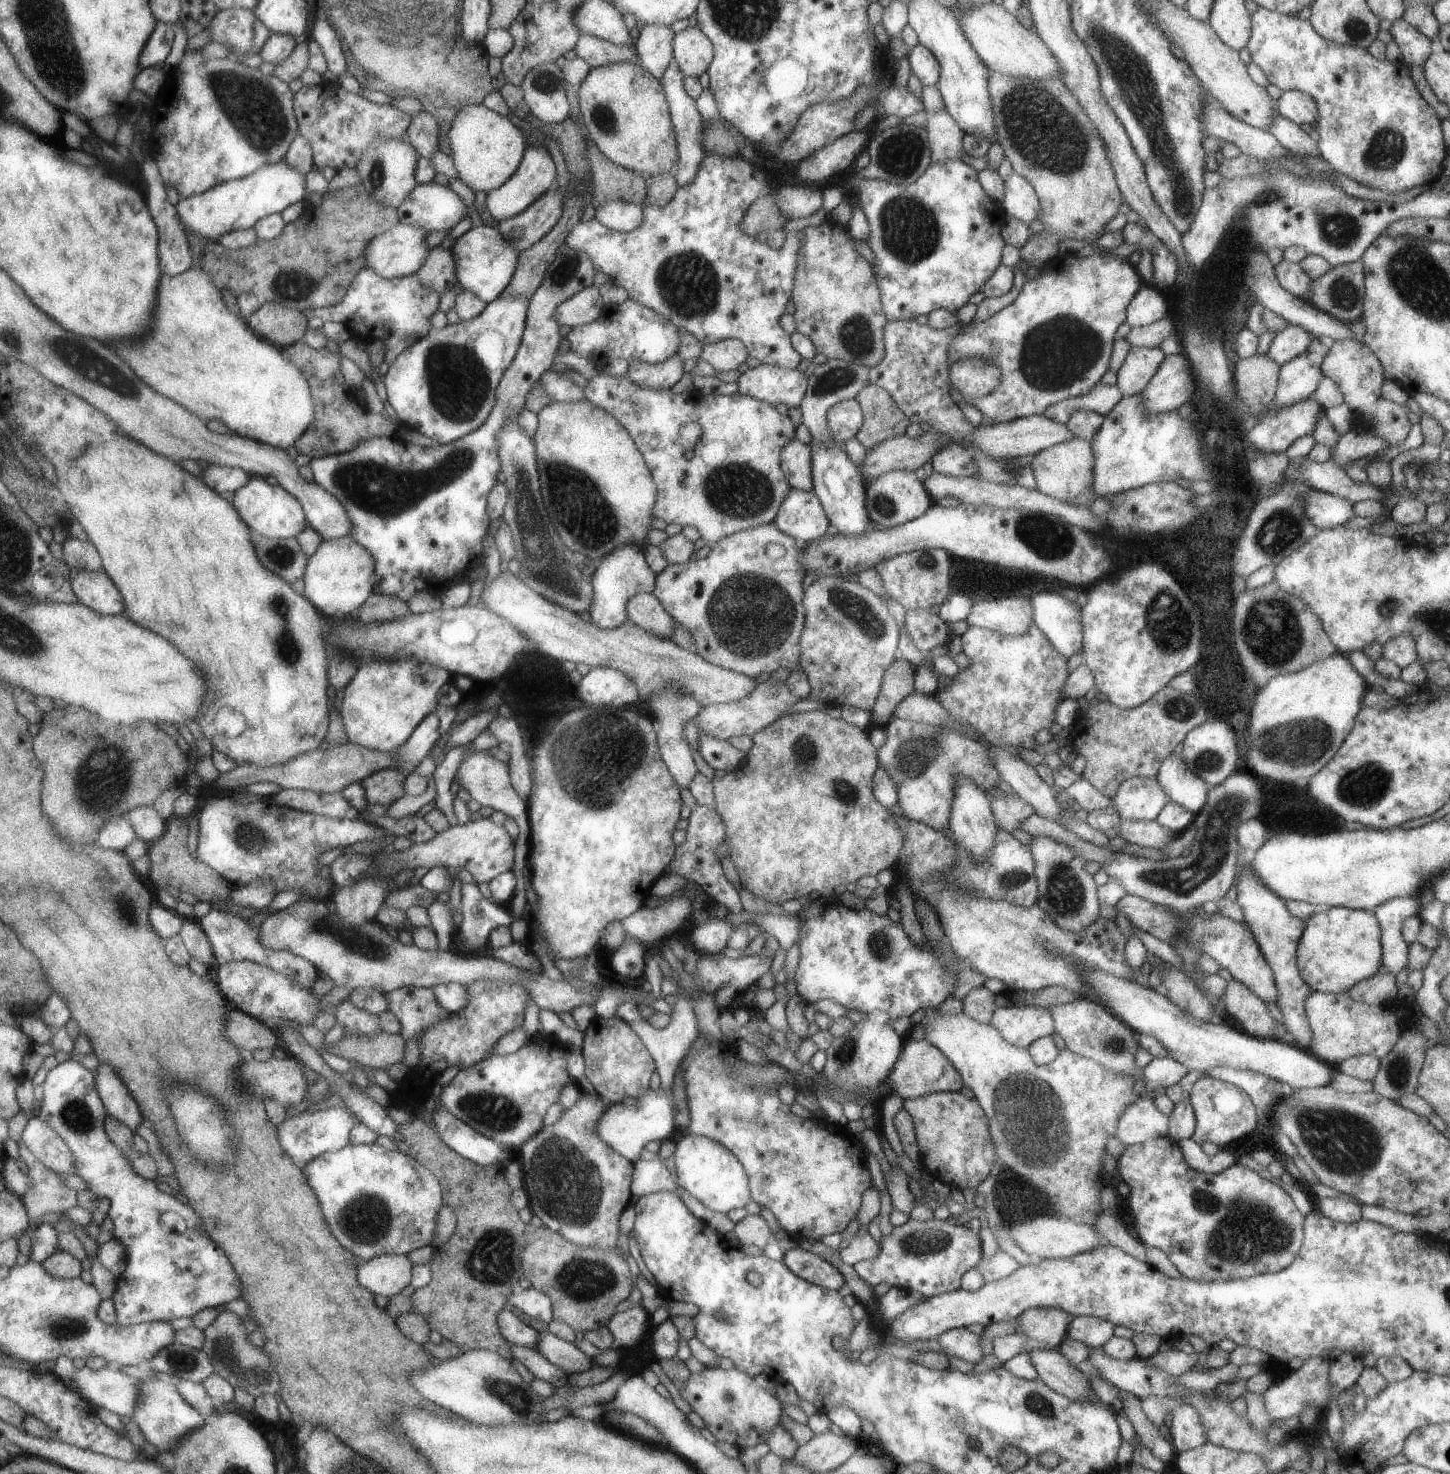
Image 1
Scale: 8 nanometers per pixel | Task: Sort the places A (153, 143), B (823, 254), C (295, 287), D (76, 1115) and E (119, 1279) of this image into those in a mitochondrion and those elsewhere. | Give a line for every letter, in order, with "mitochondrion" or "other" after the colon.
A: other
B: other
C: mitochondrion
D: mitochondrion
E: other

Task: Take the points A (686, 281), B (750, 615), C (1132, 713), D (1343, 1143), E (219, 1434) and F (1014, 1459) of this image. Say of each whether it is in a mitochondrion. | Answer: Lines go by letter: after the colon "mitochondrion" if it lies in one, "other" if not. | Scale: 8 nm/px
A: mitochondrion
B: mitochondrion
C: other
D: mitochondrion
E: other
F: mitochondrion

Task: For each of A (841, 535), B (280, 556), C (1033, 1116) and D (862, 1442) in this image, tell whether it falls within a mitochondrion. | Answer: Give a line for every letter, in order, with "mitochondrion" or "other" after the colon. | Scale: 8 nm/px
A: other
B: mitochondrion
C: mitochondrion
D: other

